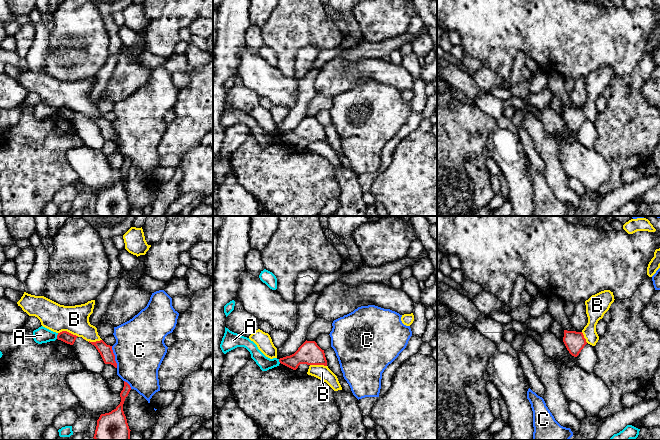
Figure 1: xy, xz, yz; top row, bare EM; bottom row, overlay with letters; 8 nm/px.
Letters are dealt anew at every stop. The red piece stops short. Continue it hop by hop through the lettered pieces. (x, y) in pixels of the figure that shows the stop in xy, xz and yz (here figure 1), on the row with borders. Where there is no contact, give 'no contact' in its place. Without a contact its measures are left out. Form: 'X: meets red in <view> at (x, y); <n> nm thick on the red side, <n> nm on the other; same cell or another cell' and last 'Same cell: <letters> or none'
A: meets red in xy at (57, 336); 90 nm thick on the red side, 130 nm on the other; another cell
B: meets red in xy at (68, 332); 90 nm thick on the red side, 220 nm on the other; another cell
C: meets red in xy at (114, 357); 110 nm thick on the red side, 400 nm on the other; another cell
Same cell: none

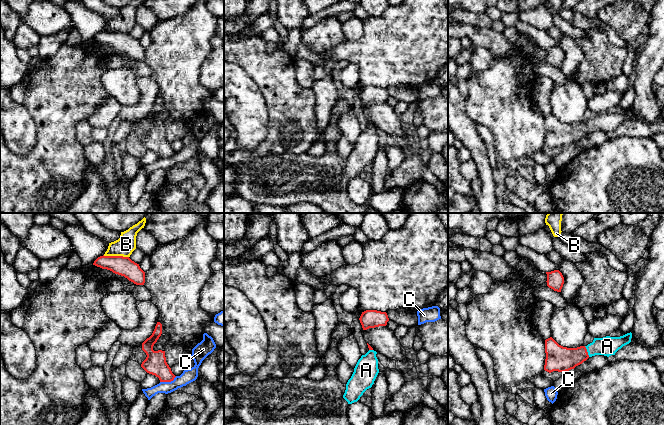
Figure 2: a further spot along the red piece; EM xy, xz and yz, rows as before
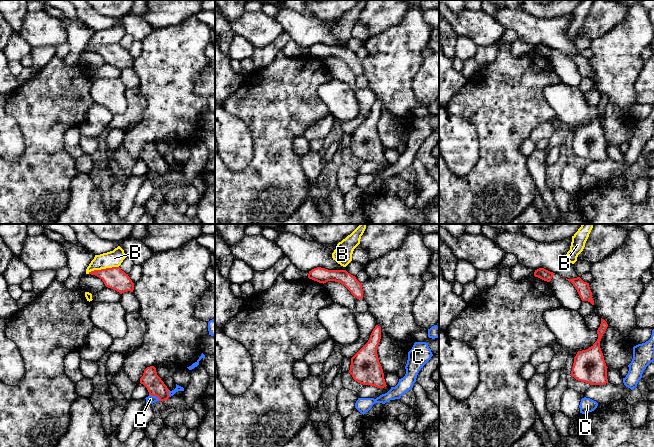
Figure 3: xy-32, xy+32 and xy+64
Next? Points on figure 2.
A: meets red in yz at (586, 351); 200 nm thick on the red side, 160 nm on the other; same cell
B: meets red in xy at (116, 256); 160 nm thick on the red side, 160 nm on the other; another cell
C: meets red in xy at (168, 381); 180 nm thick on the red side, 110 nm on the other; another cell
Same cell: A

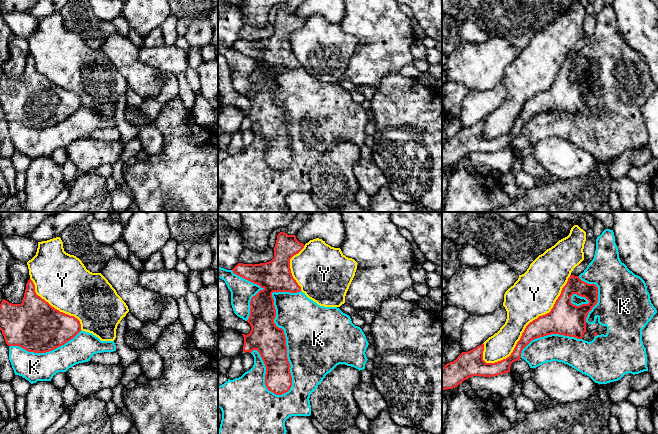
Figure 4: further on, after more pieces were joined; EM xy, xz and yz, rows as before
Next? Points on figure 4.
K: meets red in xz at (283, 333); 260 nm thick on the red side, 460 nm on the other; another cell
Y: meets red in yz at (530, 322); 220 nm thick on the red side, 360 nm on the other; another cell
Same cell: none

